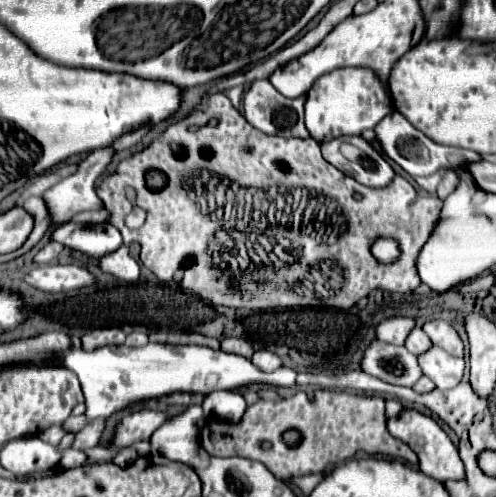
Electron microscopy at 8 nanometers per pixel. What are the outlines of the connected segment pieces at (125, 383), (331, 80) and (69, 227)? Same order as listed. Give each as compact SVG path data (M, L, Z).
M146 344L142 348L128 346L104 346L92 352L70 348L62 358L52 360L70 368L82 384L86 398L86 416L108 418L118 410L132 404L156 400L174 392L198 392L210 394L216 390L236 390L250 384L268 386L294 386L296 370L278 368L272 374L258 370L248 358L226 354L222 350L210 350L206 346L168 346L168 344Z
M340 68L314 82L306 98L306 128L318 142L328 142L346 134L372 130L384 116L394 110L388 82L382 82L368 68Z
M66 222L52 232L52 240L60 240L72 250L80 250L92 258L100 258L108 252L114 252L122 244L120 232L108 224L76 224Z

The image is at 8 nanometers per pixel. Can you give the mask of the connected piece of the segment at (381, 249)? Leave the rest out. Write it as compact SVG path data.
M380 238L378 242L374 242L372 246L372 254L382 260L382 262L392 262L394 258L398 258L398 246L394 240L386 240L386 238Z

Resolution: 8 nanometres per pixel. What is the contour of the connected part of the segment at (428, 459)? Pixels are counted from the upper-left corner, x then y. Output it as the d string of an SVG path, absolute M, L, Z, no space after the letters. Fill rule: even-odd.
M404 408L398 416L388 420L388 430L390 430L392 436L406 442L418 454L420 468L422 468L424 474L430 474L432 478L458 478L458 480L464 480L464 464L458 456L456 446L452 444L448 434L430 416L426 416L418 410L412 410L412 408Z

